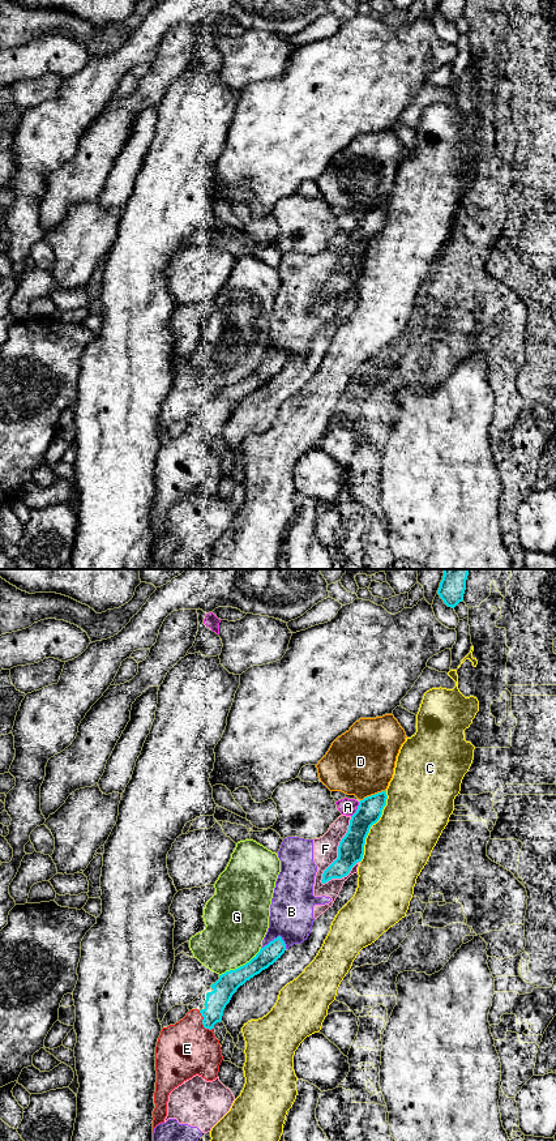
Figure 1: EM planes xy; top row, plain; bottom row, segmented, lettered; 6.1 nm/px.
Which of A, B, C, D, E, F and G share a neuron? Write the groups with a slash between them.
A / B F / C / D / E / G

